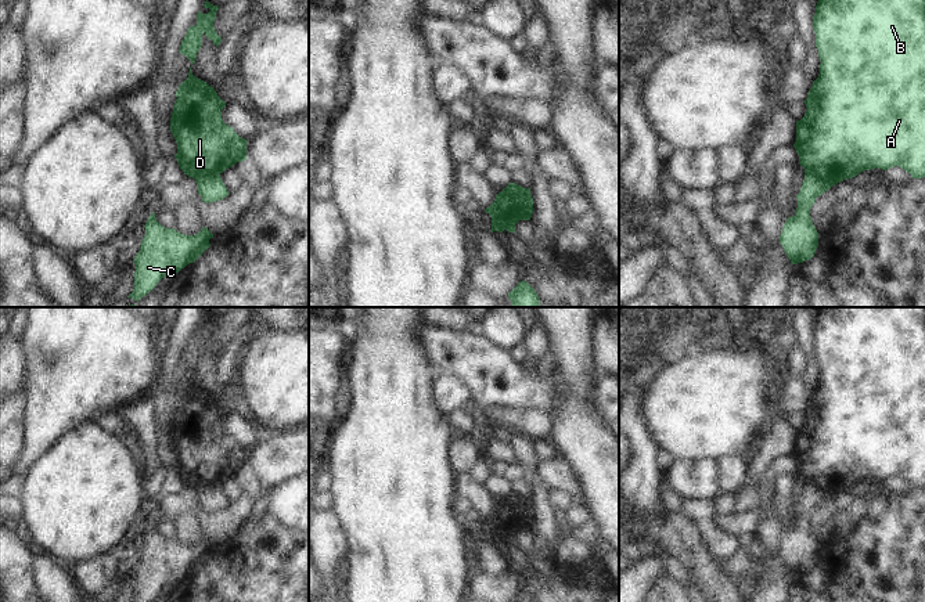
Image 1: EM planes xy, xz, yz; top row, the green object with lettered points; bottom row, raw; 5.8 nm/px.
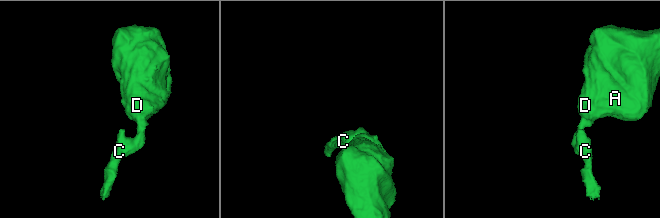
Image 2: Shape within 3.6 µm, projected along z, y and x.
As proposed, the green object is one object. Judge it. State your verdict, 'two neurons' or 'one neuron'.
two neurons

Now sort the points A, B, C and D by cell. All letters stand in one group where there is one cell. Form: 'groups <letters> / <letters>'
groups A B D / C

